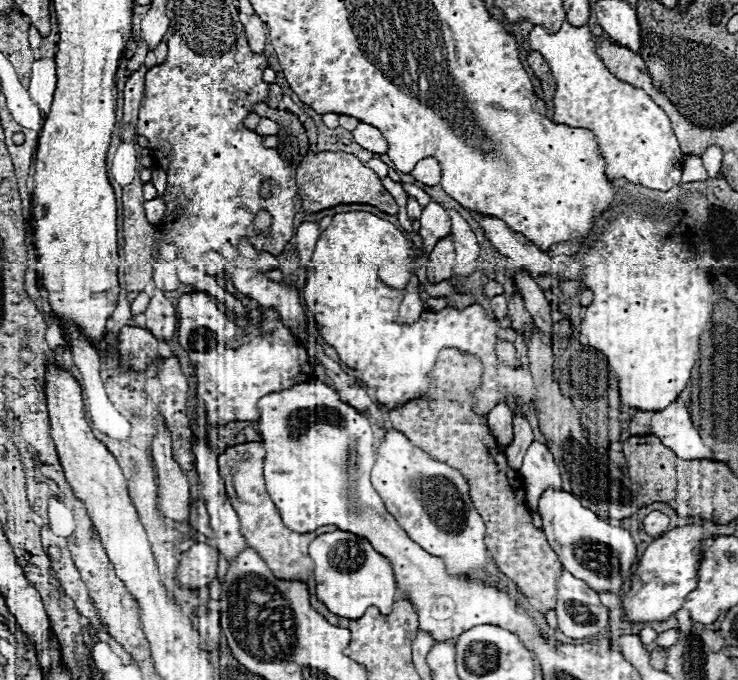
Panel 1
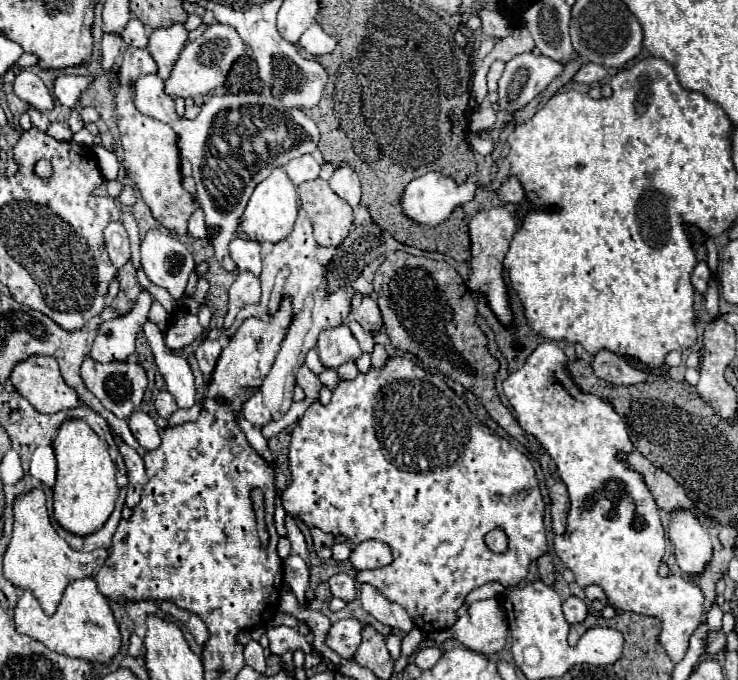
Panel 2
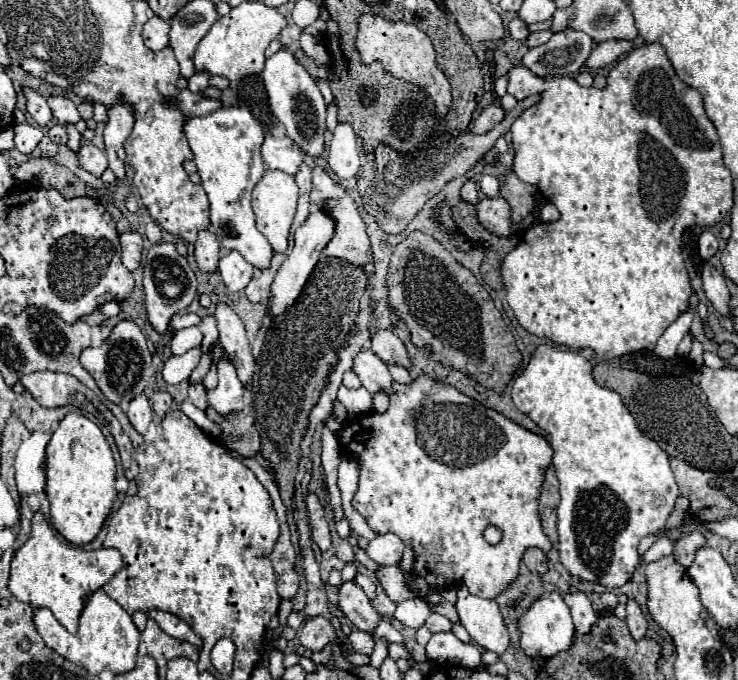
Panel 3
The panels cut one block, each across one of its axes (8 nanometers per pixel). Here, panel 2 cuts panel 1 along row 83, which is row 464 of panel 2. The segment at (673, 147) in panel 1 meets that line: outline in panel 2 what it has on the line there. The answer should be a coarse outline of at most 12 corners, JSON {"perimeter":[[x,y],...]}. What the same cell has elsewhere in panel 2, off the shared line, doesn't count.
{"perimeter":[[556,344],[504,394],[570,494],[554,550],[580,588],[662,622],[678,664],[704,594],[658,576],[658,506],[608,402]]}

